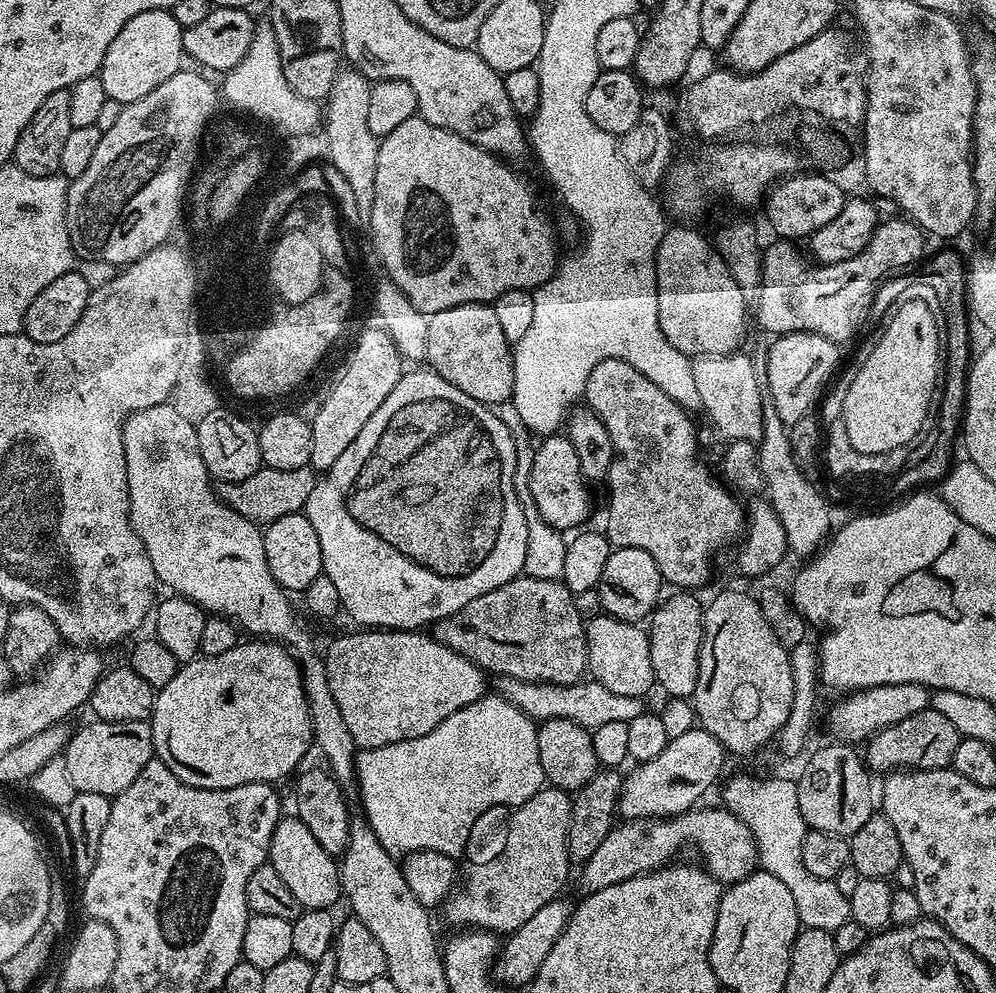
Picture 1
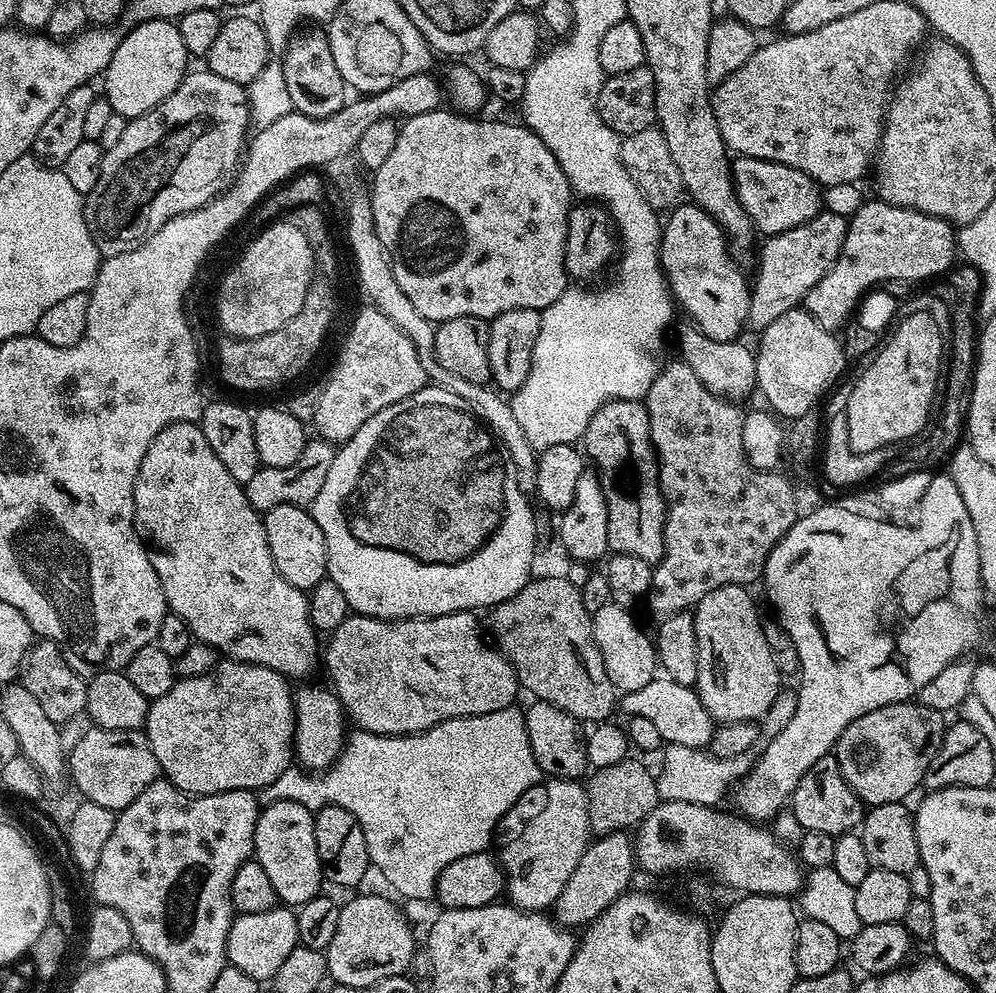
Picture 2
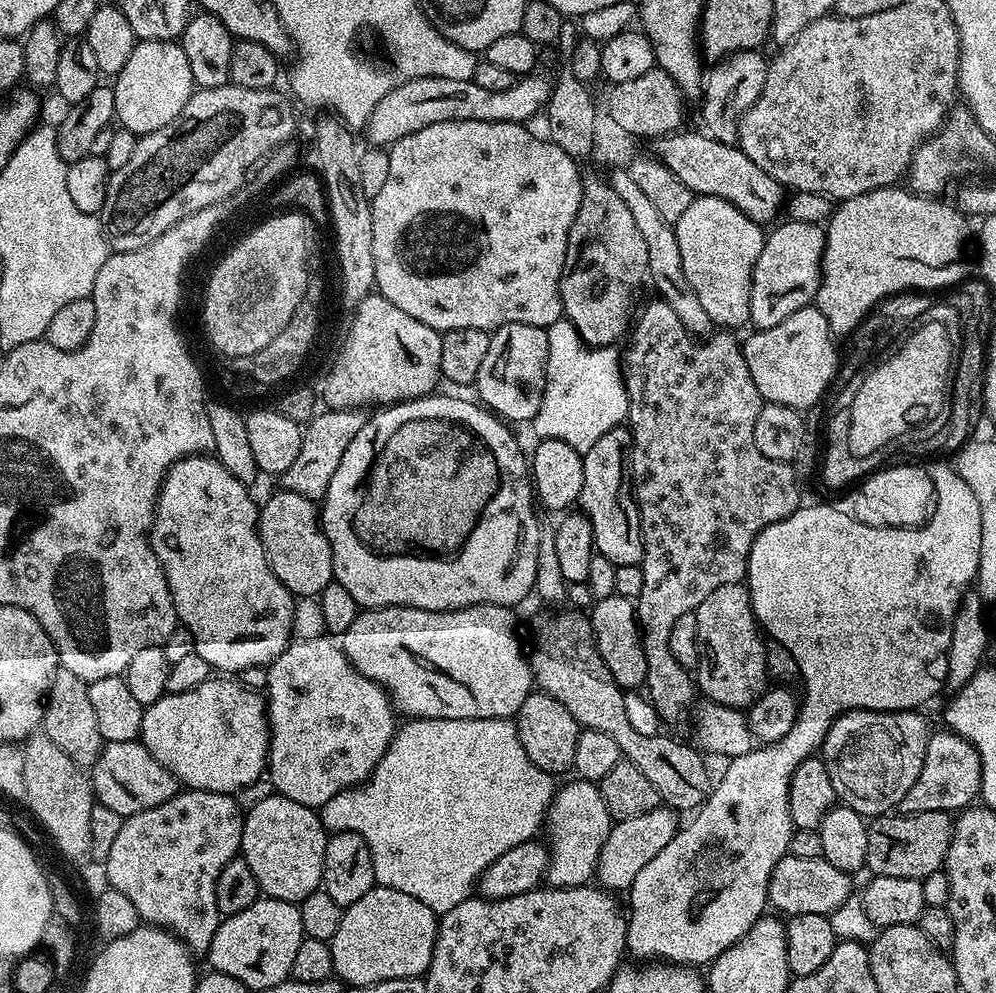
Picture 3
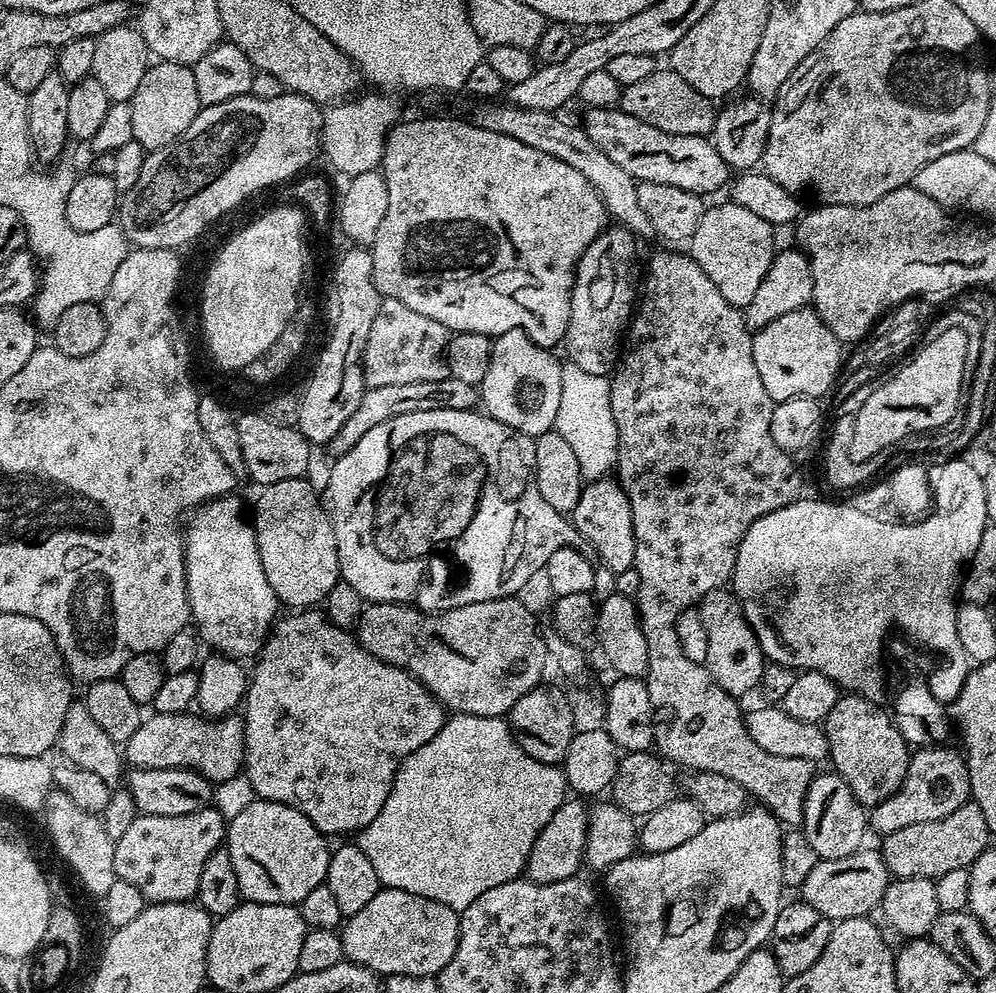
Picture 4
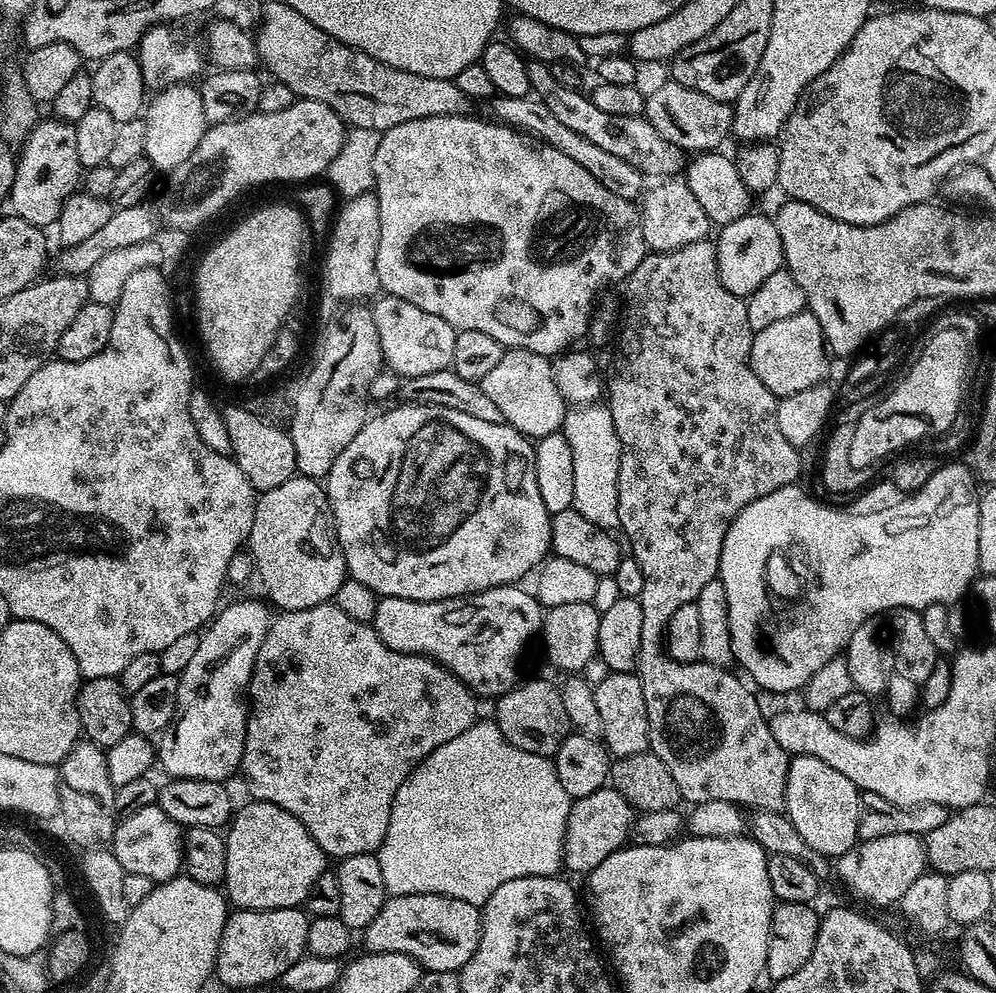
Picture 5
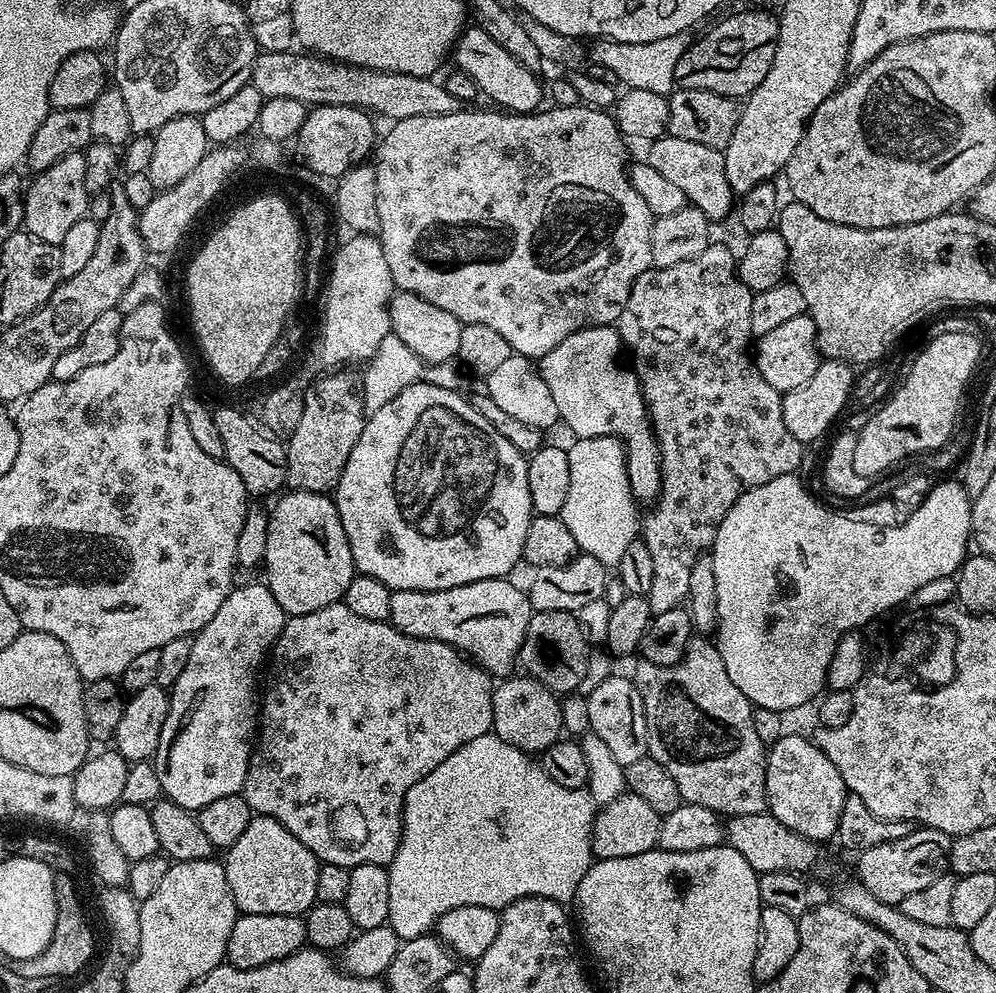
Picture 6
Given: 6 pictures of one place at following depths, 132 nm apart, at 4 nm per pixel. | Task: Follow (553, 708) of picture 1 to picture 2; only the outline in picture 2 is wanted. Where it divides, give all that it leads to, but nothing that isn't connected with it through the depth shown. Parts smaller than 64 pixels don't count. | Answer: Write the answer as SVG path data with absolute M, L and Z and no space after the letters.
M657 678L646 682L646 686L641 686L638 690L630 690L623 693L619 697L618 708L621 713L625 712L625 717L637 716L638 718L647 718L657 728L660 739L665 745L677 743L697 749L707 749L711 745L714 721L712 715L706 710L706 706L702 706L700 696L696 693L695 687L687 688L673 680Z

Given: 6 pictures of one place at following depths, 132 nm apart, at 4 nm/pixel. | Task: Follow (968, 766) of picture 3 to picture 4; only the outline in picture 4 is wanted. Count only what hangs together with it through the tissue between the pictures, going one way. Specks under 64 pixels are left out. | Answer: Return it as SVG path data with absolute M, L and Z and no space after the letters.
M920 746L911 753L906 770L906 778L900 789L890 798L886 798L868 812L868 827L880 838L894 834L894 830L903 830L905 826L914 826L914 822L934 822L938 818L946 818L958 810L958 806L969 803L972 787L968 777L967 759L959 751L952 748L936 748L937 746Z

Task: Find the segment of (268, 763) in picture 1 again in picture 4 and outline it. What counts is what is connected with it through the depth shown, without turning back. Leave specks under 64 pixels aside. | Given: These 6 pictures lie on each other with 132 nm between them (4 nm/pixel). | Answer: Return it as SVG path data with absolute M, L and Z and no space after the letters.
M191 711L178 714L156 712L152 717L141 719L138 730L123 745L122 756L132 768L190 768L212 781L220 784L226 778L237 775L244 766L244 722L239 715L229 714L219 718L209 718L203 714L192 716Z

